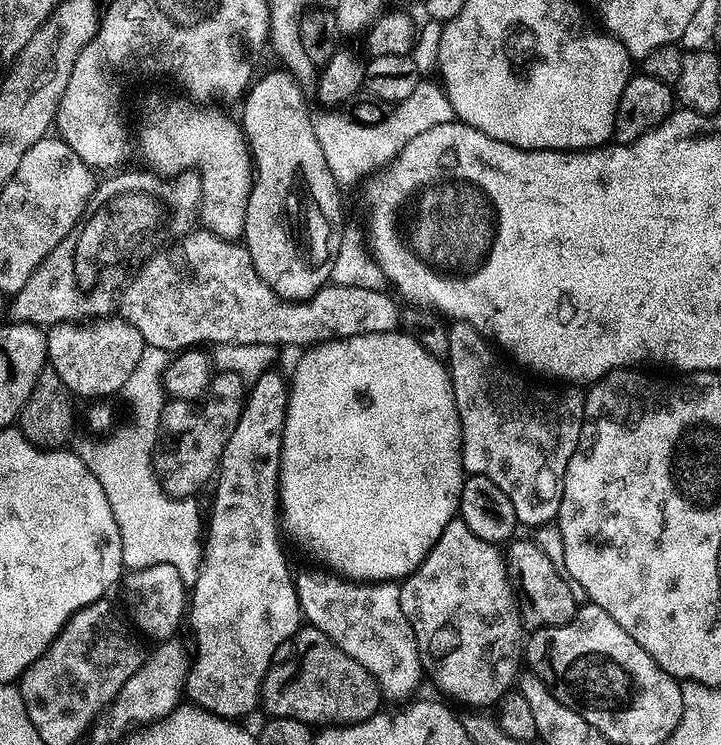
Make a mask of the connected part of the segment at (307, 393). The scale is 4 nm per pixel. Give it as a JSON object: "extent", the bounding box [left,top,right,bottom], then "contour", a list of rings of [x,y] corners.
{"extent":[278,330,466,582],"contour":[[[397,330],[386,334],[362,334],[361,336],[341,336],[334,340],[326,340],[311,345],[308,352],[296,364],[296,373],[290,376],[290,387],[288,389],[288,409],[286,410],[286,422],[284,423],[284,437],[282,438],[282,450],[280,451],[280,485],[278,487],[278,512],[282,517],[282,528],[300,548],[305,548],[316,560],[325,564],[325,569],[331,570],[341,578],[347,578],[353,582],[400,582],[412,575],[412,571],[426,558],[426,554],[436,545],[438,538],[442,538],[442,530],[451,520],[457,519],[460,510],[460,491],[466,479],[464,470],[464,459],[460,453],[460,419],[456,409],[456,399],[452,389],[451,375],[443,363],[437,357],[432,356],[417,342],[415,335],[407,331]]]}

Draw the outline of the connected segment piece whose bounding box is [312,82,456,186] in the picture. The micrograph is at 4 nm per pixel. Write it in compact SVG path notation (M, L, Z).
M421 82L410 94L410 98L399 101L389 111L388 116L377 124L360 124L351 115L344 116L340 110L324 110L324 113L313 119L312 129L318 138L318 146L326 154L328 170L337 184L347 186L355 180L361 181L373 172L384 167L394 159L411 140L418 138L430 126L451 124L456 120L454 110L450 106L450 98L439 83Z

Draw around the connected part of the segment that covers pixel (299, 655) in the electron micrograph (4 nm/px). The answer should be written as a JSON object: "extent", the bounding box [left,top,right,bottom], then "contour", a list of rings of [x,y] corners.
{"extent":[259,626,381,726],"contour":[[[301,626],[290,641],[291,648],[292,653],[281,664],[273,663],[260,683],[259,703],[269,717],[290,718],[309,726],[343,726],[368,720],[381,711],[380,687],[366,666],[354,662],[322,630]]]}

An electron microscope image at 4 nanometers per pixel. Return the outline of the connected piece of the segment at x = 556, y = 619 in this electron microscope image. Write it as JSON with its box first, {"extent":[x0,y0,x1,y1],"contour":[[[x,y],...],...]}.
{"extent":[506,539,578,630],"contour":[[[513,539],[507,545],[506,563],[515,591],[519,593],[518,603],[523,623],[527,627],[529,624],[529,629],[532,630],[557,628],[563,624],[569,624],[576,616],[578,605],[574,594],[570,594],[570,583],[565,573],[554,570],[554,562],[550,562],[550,558],[542,554],[535,539],[520,539]]]}

